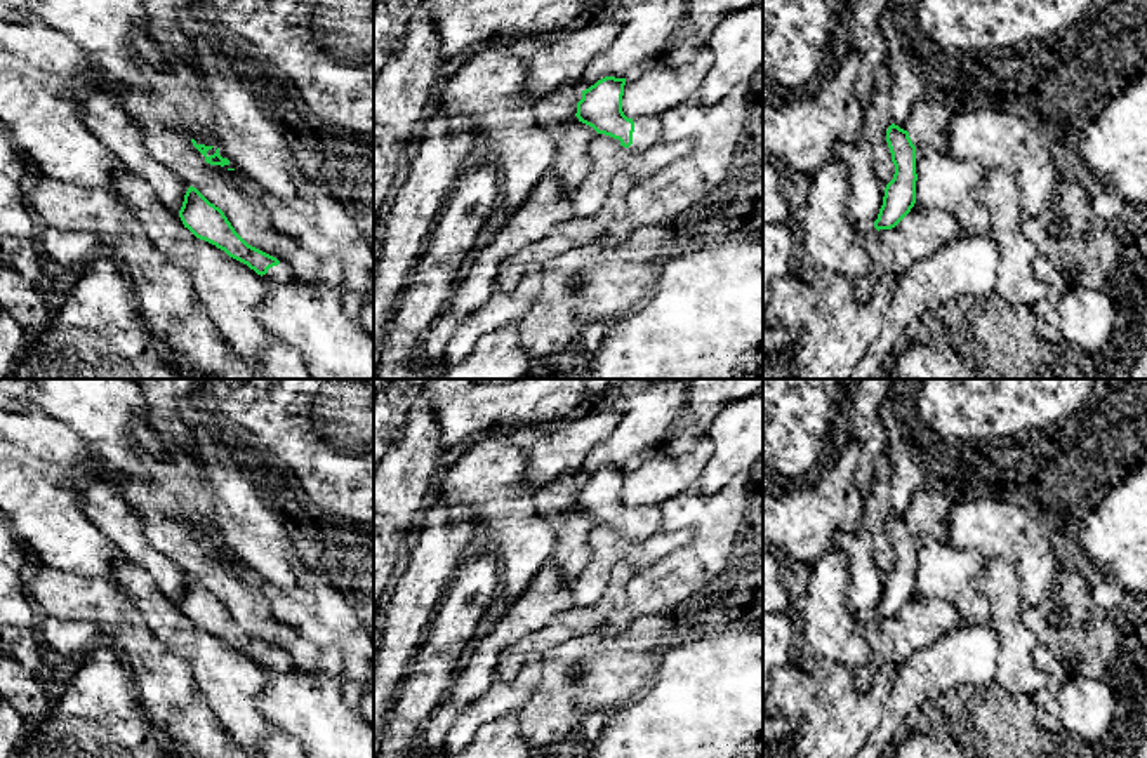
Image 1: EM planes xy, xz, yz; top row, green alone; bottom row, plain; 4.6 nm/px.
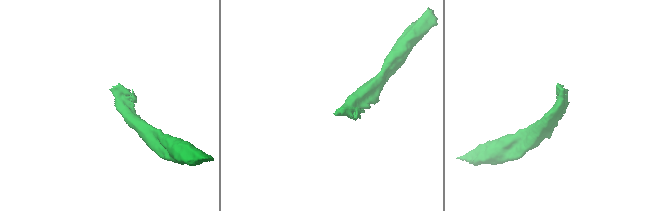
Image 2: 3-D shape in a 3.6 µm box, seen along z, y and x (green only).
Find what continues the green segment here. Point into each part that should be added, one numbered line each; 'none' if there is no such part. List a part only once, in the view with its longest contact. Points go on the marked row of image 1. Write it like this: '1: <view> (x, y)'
1: xy (280, 275)

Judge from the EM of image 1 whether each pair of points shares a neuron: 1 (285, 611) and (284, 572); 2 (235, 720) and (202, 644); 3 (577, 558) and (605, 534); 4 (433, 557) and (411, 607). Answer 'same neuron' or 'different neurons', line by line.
1: different neurons
2: same neuron
3: different neurons
4: same neuron

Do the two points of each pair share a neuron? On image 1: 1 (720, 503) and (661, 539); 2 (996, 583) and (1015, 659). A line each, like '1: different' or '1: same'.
1: different
2: same

